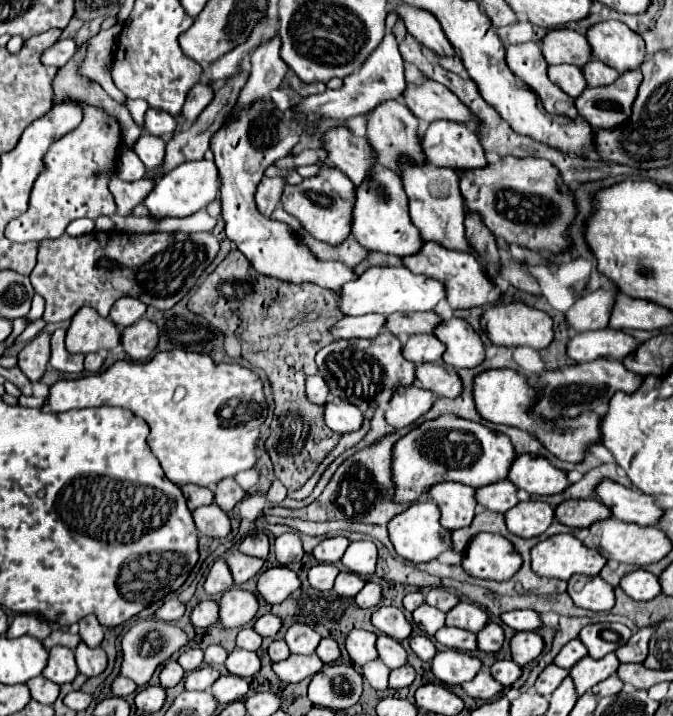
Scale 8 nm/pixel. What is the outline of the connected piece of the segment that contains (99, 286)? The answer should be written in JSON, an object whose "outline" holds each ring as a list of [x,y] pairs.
{"outline":[[[92,231],[80,237],[60,235],[60,239],[40,241],[38,263],[30,273],[34,291],[46,299],[44,321],[58,323],[68,321],[84,305],[96,309],[102,317],[108,317],[112,305],[120,297],[136,297],[156,309],[172,309],[194,285],[204,269],[216,259],[220,251],[218,239],[212,233],[122,233],[122,231]]]}

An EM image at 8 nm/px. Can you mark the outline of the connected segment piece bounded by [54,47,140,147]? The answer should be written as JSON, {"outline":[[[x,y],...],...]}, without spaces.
{"outline":[[[84,47],[78,49],[72,63],[68,63],[64,69],[58,69],[58,73],[54,77],[54,105],[84,99],[86,103],[104,107],[106,111],[110,111],[110,115],[116,115],[116,119],[120,119],[122,129],[124,129],[124,143],[128,143],[132,147],[136,143],[136,139],[140,137],[140,127],[132,121],[132,117],[124,105],[118,105],[112,97],[108,97],[102,91],[102,87],[96,81],[80,75],[76,71],[76,63],[80,63],[80,55],[84,55]]]}

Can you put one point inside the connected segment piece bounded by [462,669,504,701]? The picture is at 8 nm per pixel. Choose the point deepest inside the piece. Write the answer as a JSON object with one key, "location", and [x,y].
{"location":[485,687]}

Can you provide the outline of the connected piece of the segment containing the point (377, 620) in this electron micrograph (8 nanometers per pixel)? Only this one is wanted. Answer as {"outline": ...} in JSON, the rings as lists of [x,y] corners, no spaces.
{"outline":[[[378,607],[372,615],[372,623],[380,633],[398,641],[408,639],[412,633],[412,625],[406,621],[404,613],[398,607]]]}

